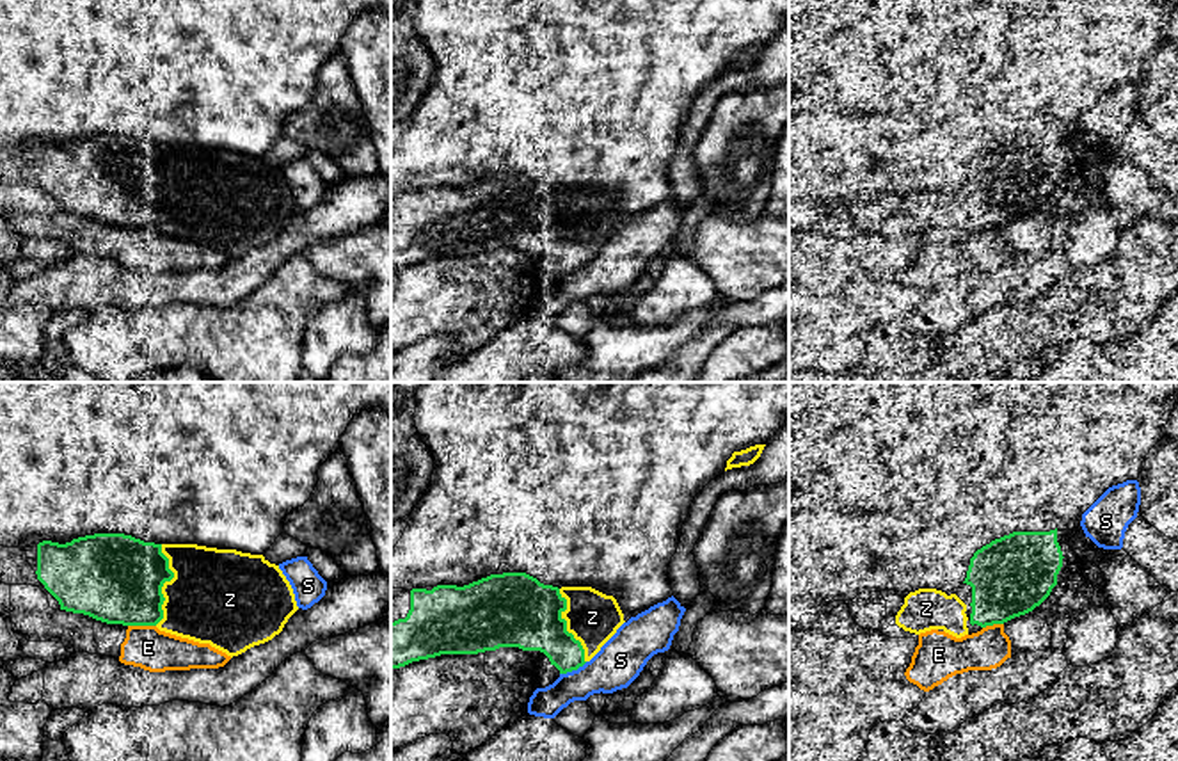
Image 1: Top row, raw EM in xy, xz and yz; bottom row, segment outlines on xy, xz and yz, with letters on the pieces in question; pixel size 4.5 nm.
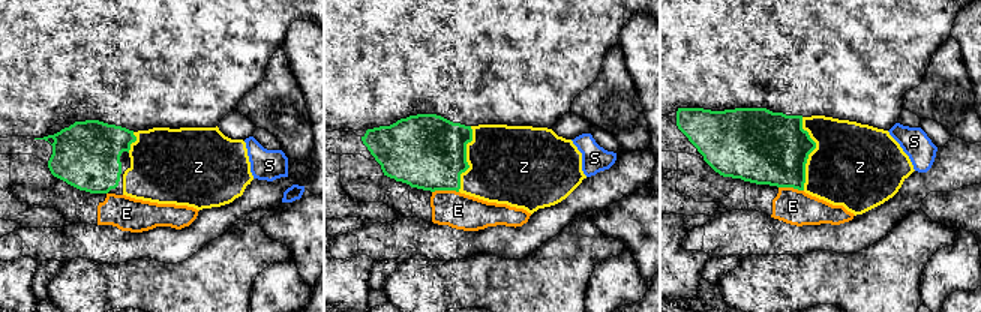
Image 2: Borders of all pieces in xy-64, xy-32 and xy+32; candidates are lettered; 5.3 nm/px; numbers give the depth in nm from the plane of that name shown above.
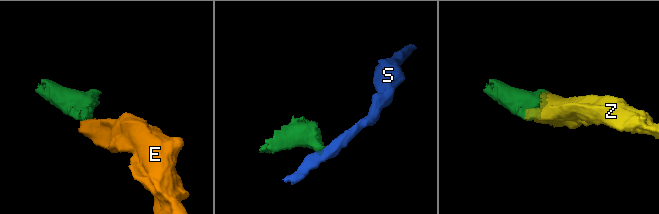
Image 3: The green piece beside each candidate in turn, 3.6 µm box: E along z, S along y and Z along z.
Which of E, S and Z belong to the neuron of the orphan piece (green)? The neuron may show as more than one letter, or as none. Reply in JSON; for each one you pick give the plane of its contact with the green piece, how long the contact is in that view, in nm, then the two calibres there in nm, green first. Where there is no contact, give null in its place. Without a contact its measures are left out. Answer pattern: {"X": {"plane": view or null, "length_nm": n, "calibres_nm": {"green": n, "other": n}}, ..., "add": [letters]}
{"Z": {"plane": "xy", "length_nm": 360, "calibres_nm": {"green": 400, "other": 440}}, "add": ["Z"]}

